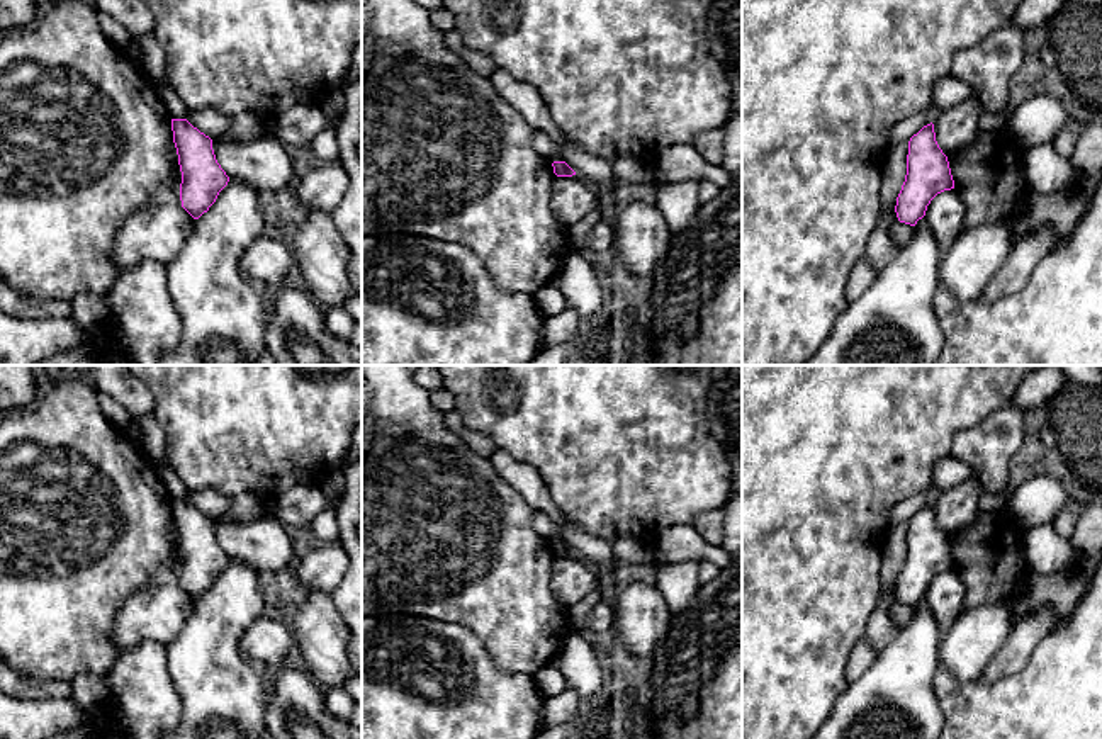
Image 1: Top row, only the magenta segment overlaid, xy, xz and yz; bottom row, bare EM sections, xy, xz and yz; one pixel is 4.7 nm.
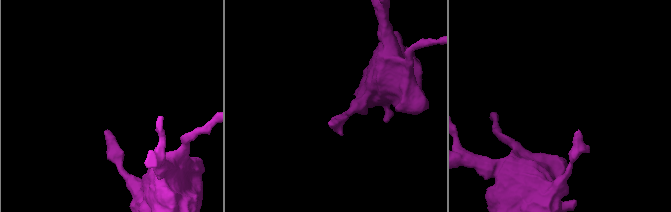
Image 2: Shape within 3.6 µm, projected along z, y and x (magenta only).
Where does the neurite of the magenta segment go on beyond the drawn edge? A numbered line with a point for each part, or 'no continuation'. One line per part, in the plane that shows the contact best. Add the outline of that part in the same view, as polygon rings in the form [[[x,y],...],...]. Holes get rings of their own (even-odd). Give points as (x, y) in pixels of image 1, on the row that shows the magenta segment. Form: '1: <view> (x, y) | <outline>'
no continuation

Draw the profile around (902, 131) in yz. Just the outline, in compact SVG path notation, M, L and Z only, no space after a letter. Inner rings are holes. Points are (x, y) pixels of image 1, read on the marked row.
M929 105L925 110L915 112L897 122L888 134L888 149L900 143L908 143L914 134L934 121L936 114L937 109Z

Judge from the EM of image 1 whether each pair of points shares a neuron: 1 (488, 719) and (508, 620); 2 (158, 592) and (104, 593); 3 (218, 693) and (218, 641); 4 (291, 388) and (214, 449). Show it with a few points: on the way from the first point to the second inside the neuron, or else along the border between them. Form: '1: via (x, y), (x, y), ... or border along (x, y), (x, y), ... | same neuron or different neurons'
1: border along (474, 636), (500, 670), (528, 673), (532, 676) | different neurons
2: border along (163, 563), (123, 603), (112, 624) | different neurons
3: via (218, 680), (218, 654) | same neuron
4: via (272, 391), (233, 430) | same neuron

